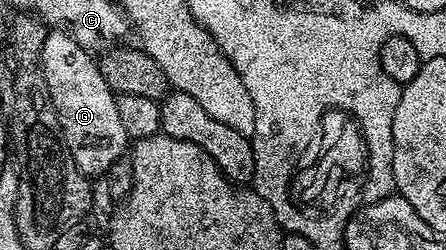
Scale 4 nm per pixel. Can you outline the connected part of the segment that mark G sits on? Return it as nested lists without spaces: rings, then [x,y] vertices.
[[[52,29],[49,30],[46,41],[42,45],[42,69],[60,128],[64,134],[64,140],[78,169],[89,177],[103,176],[111,169],[116,159],[125,158],[130,147],[130,140],[122,125],[122,117],[118,117],[116,95],[110,89],[110,85],[106,85],[106,77],[102,77],[99,62],[94,58],[93,52],[78,45],[78,41],[74,41],[74,37],[70,37],[64,31]]]

